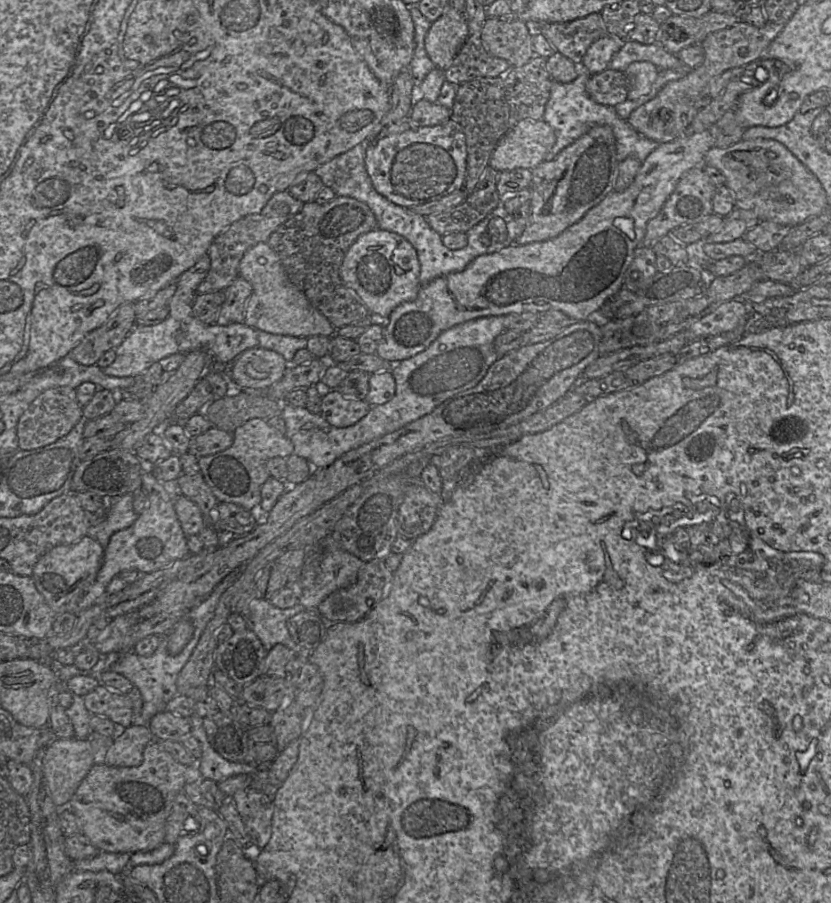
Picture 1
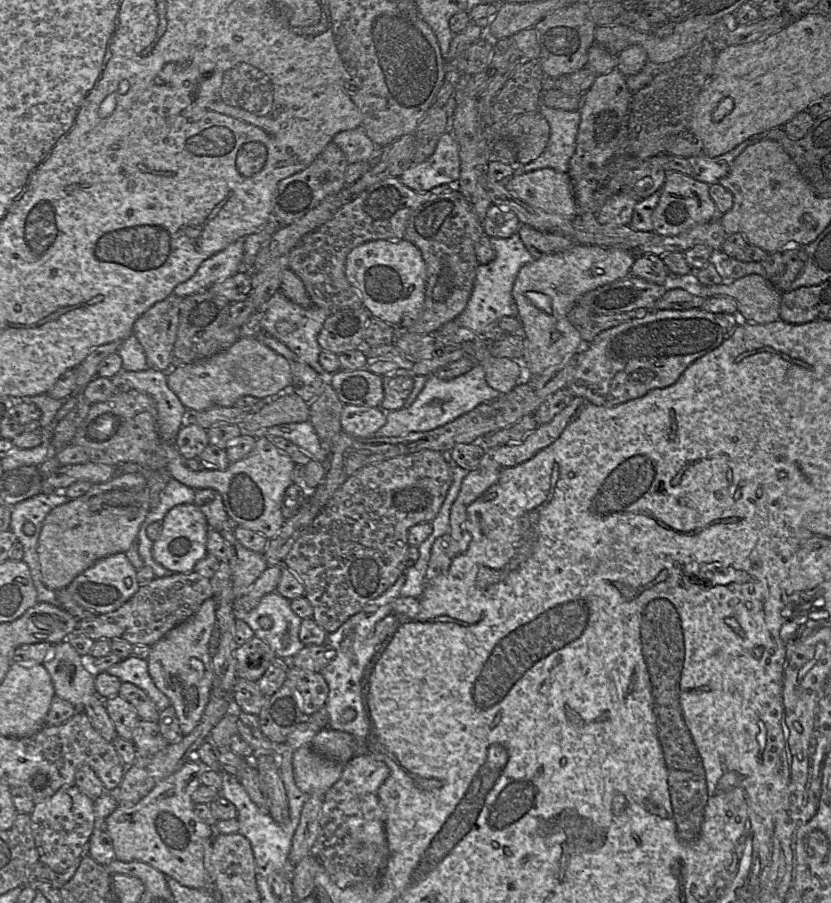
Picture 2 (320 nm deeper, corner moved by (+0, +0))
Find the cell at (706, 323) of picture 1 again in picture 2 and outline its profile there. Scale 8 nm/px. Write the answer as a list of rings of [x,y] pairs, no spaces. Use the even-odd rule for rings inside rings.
[[[691,308],[687,310],[650,310],[644,311],[641,316],[627,320],[618,326],[607,329],[598,334],[595,339],[590,343],[586,344],[576,358],[576,369],[574,374],[570,378],[566,388],[571,392],[573,396],[579,396],[587,399],[591,404],[596,406],[613,407],[621,403],[627,402],[632,399],[644,396],[649,391],[656,388],[664,388],[672,385],[677,381],[685,369],[695,360],[702,357],[706,353],[717,348],[725,339],[727,339],[736,326],[742,321],[737,314],[729,313],[713,313],[705,311],[701,308]]]

